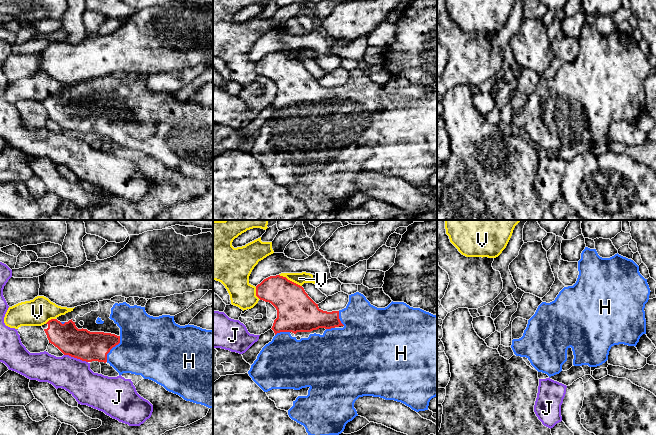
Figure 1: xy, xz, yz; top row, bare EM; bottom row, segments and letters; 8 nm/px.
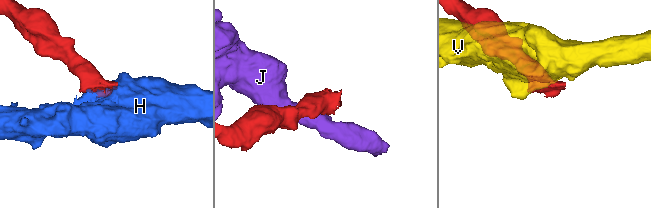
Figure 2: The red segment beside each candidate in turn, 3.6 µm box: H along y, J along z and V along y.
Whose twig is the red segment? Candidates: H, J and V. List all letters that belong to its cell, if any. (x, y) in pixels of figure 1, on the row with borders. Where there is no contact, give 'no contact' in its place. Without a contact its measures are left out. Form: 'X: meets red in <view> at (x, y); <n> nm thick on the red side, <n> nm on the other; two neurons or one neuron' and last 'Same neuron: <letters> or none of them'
H: meets red in xy at (112, 347); 240 nm thick on the red side, 400 nm on the other; one neuron
J: meets red in xy at (76, 357); 240 nm thick on the red side, 280 nm on the other; two neurons
V: meets red in xz at (289, 280); 300 nm thick on the red side, 100 nm on the other; two neurons
Same neuron: H

